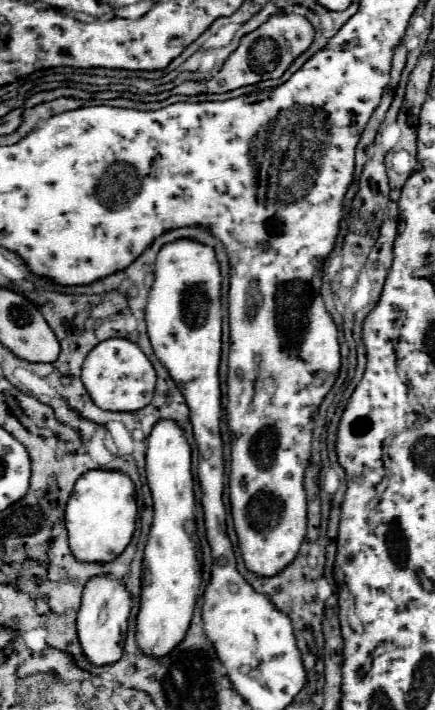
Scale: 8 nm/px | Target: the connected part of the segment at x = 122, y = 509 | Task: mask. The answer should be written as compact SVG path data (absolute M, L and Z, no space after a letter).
M104 469L84 473L76 481L66 507L66 529L72 555L82 563L114 561L132 539L136 529L136 515L138 507L134 499L134 485L128 475Z

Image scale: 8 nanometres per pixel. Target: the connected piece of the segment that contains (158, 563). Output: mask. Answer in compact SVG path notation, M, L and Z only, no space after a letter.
M158 421L146 443L146 477L154 499L154 521L144 549L146 577L142 577L140 611L136 617L136 643L144 651L144 655L156 655L158 659L162 659L164 655L168 655L168 651L172 651L172 647L176 647L176 643L180 643L180 639L184 639L190 627L202 581L202 557L198 551L198 535L194 525L194 479L190 471L190 445L186 443L182 429L174 421Z

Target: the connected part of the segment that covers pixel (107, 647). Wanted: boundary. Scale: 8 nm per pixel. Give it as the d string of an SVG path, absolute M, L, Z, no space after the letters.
M102 575L102 577L92 577L86 583L84 595L82 595L82 605L80 605L80 611L76 617L76 631L78 631L78 641L82 647L82 653L94 667L112 665L120 659L120 655L124 651L128 615L130 615L130 593L126 591L126 587L120 581Z

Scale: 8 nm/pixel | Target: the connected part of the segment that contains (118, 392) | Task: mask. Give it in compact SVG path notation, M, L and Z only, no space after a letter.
M125 338L106 339L96 345L81 370L81 380L90 393L92 401L106 411L138 411L146 407L154 397L156 387L156 371L142 349Z

